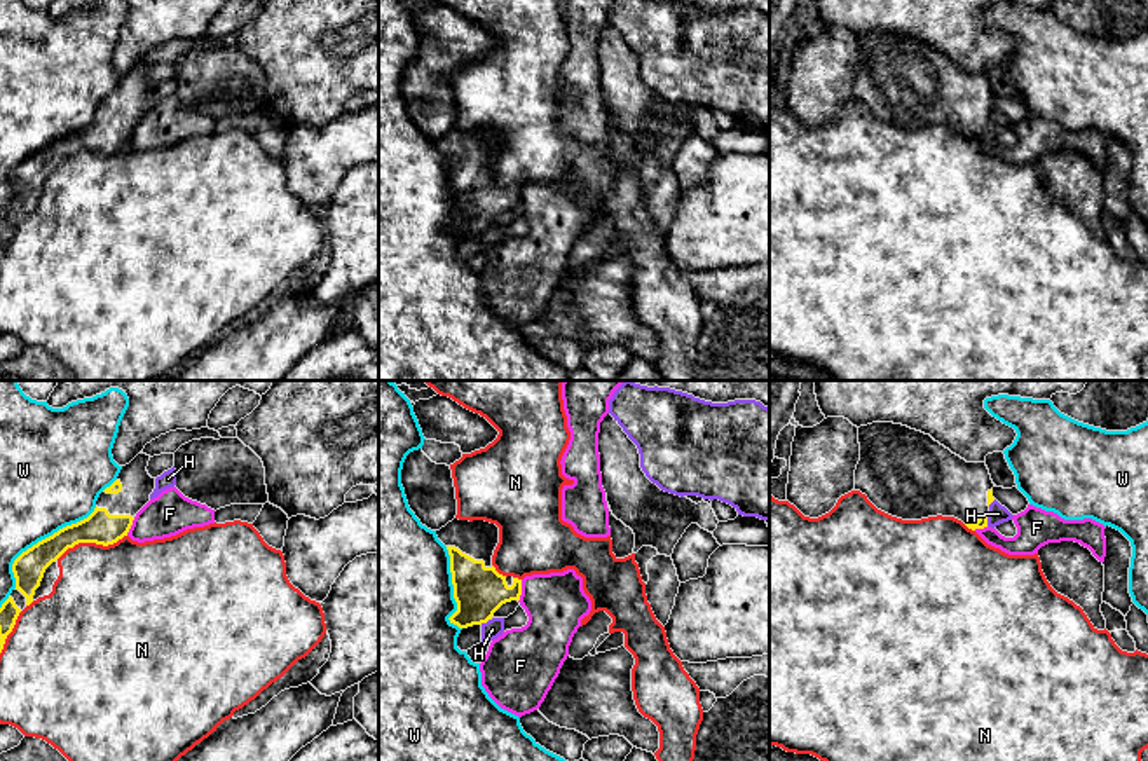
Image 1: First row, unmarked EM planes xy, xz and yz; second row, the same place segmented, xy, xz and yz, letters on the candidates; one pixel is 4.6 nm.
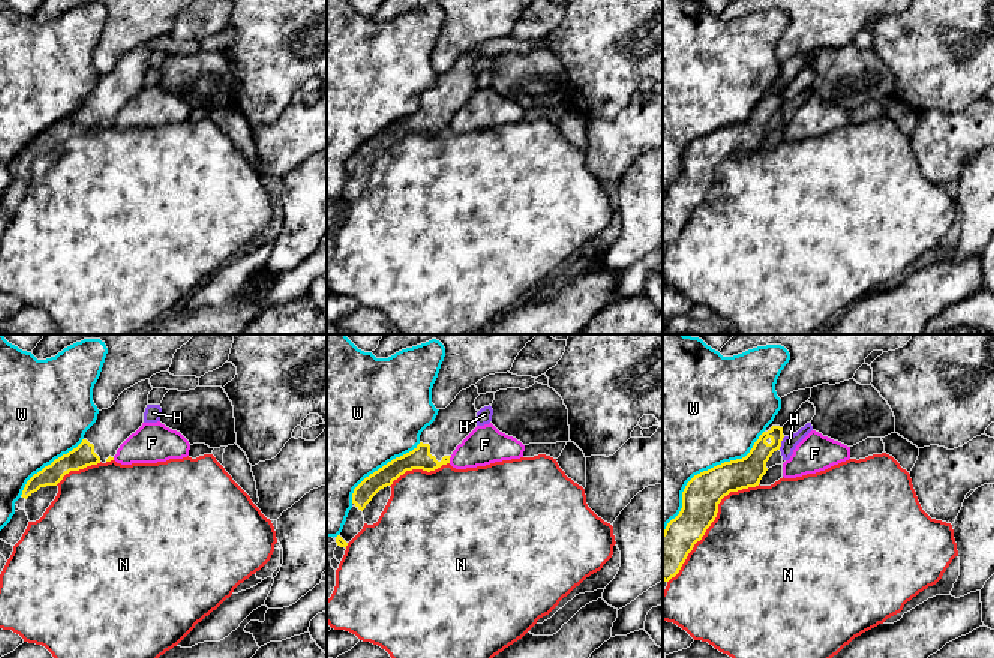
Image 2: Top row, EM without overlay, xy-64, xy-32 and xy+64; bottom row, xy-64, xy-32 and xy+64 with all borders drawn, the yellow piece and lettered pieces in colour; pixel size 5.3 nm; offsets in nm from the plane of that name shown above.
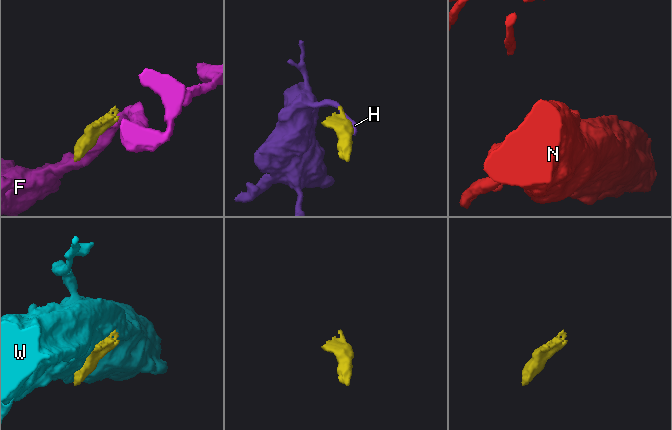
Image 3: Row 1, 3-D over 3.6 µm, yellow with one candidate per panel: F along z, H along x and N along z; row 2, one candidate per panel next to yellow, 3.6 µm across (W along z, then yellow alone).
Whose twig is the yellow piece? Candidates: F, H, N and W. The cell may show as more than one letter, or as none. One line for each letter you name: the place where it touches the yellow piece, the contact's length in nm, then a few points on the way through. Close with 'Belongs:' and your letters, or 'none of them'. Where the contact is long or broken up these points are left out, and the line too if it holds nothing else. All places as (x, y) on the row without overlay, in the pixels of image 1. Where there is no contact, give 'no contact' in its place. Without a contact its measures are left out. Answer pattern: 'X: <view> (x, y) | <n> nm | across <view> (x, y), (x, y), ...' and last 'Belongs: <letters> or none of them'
Belongs: none of them

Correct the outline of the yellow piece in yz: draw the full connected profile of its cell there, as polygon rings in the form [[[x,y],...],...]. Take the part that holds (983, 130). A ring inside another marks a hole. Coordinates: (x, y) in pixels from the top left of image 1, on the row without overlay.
[[[893,31],[858,37],[855,99],[902,127],[954,126],[968,138],[987,136],[993,89],[986,72],[967,72],[930,44]]]

